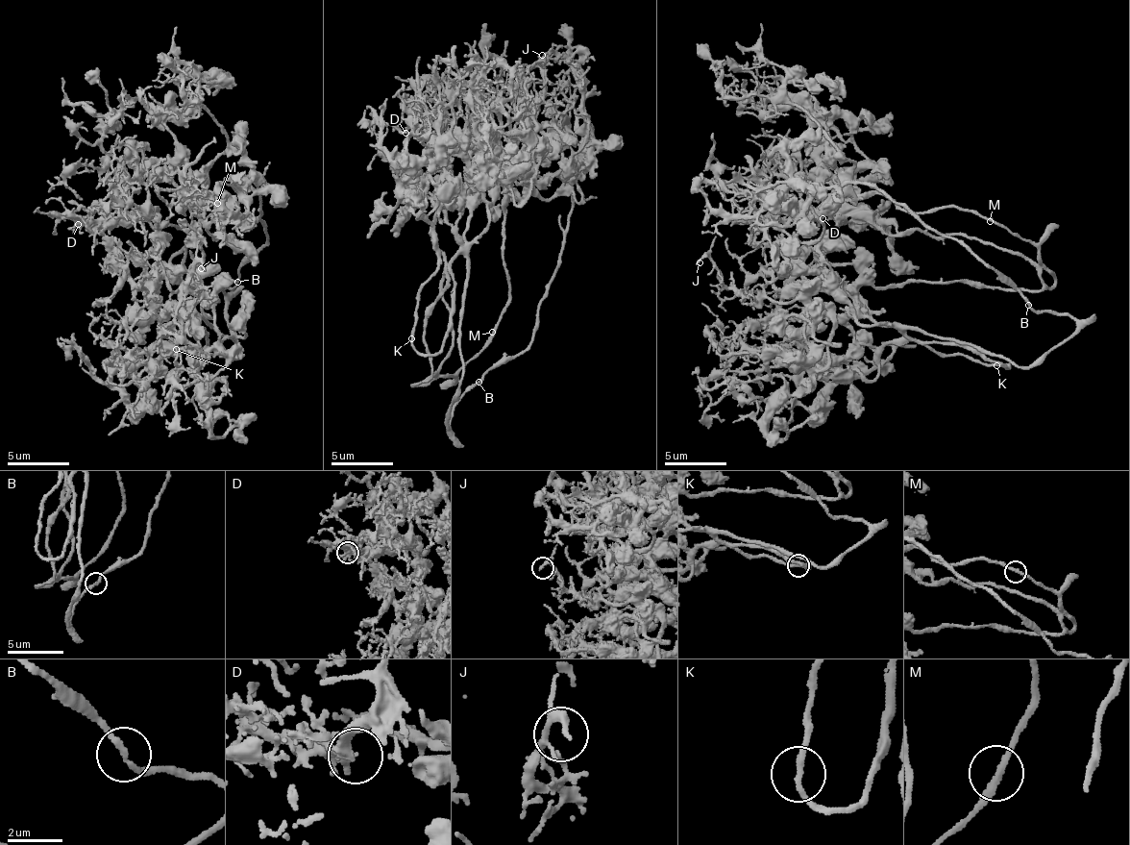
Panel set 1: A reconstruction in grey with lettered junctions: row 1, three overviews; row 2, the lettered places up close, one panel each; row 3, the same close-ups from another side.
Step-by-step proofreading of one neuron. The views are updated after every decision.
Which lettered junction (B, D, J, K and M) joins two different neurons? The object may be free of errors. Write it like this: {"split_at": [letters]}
{"split_at": []}

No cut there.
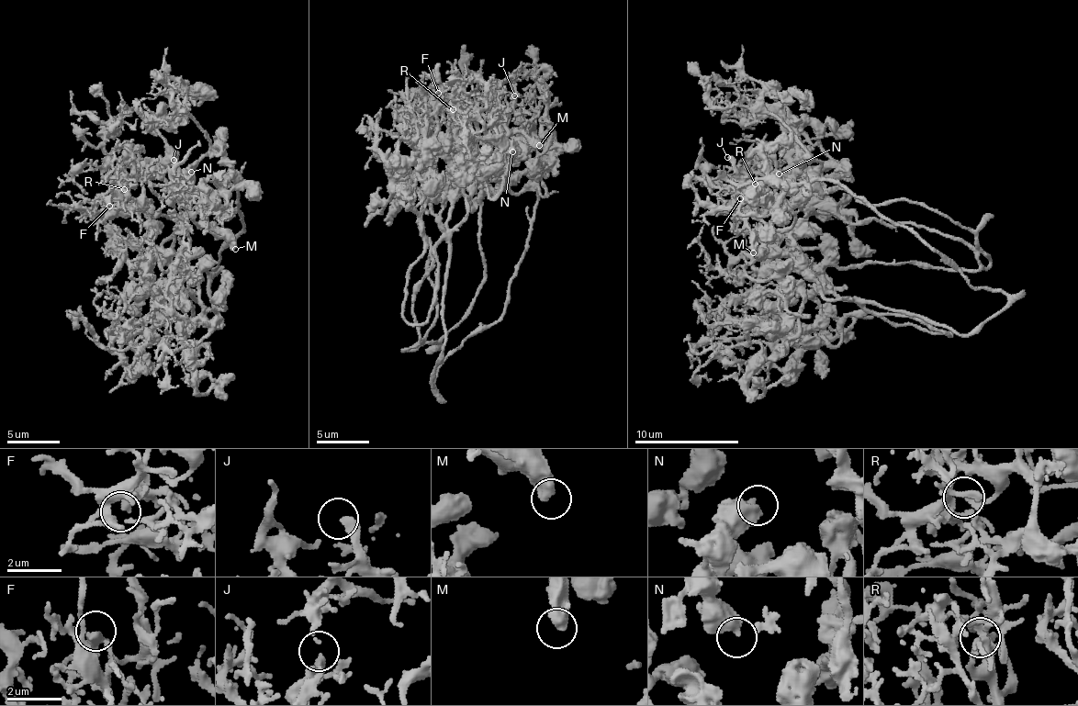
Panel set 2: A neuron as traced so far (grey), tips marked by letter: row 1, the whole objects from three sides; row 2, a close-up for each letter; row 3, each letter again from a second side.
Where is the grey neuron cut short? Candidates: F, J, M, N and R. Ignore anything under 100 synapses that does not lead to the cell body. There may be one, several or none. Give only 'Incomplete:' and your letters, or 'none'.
Incomplete: none

